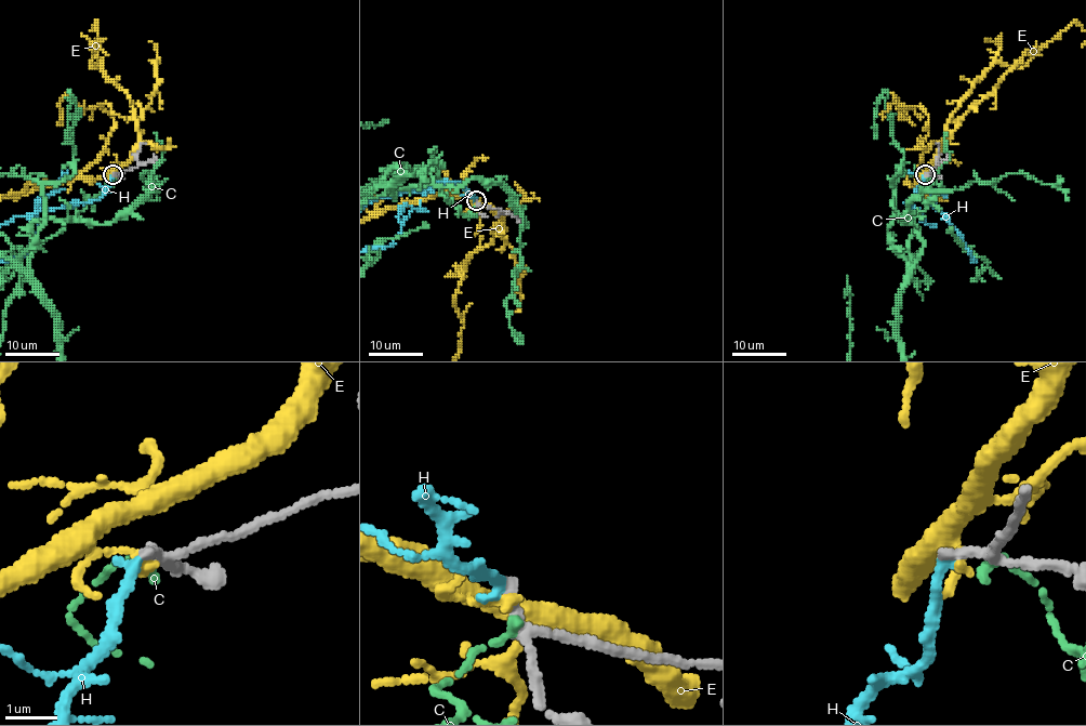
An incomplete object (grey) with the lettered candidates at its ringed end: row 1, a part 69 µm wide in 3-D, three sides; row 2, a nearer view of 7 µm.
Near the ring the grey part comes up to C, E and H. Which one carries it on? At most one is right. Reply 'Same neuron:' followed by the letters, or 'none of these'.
Same neuron: H

